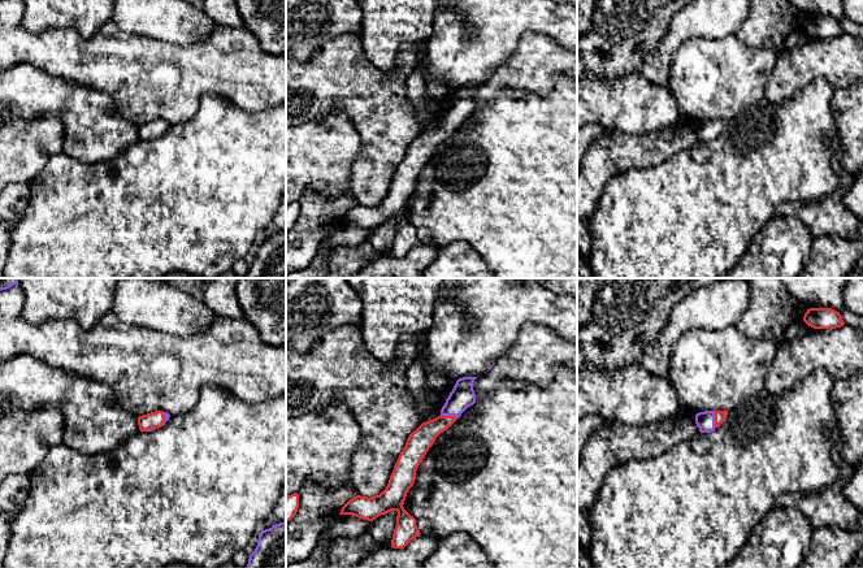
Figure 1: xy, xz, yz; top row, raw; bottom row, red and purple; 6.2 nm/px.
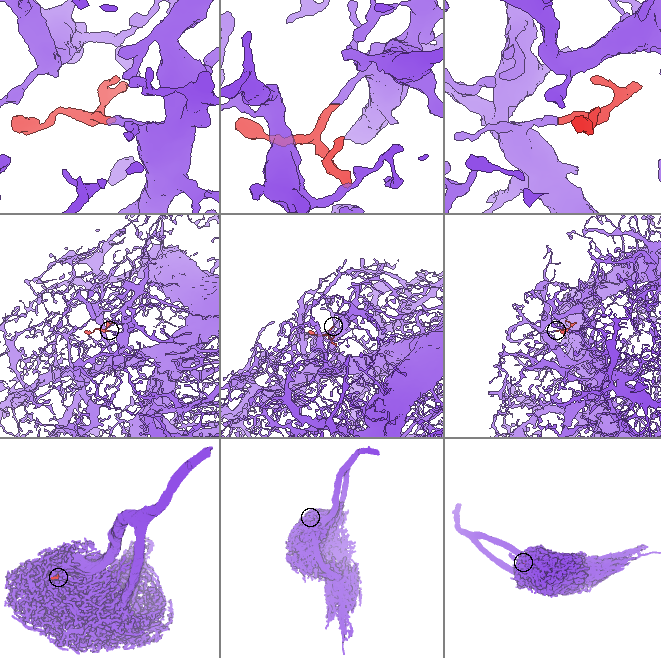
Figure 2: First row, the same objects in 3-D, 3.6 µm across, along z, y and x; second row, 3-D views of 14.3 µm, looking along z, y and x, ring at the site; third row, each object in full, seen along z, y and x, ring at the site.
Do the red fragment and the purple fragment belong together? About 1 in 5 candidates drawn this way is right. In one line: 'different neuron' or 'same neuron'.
same neuron

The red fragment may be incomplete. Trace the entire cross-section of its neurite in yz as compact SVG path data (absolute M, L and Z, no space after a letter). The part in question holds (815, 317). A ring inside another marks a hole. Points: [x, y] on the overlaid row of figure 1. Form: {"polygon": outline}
{"polygon": "M810 308L803 321L814 329L836 329L845 325L840 312L832 308Z"}

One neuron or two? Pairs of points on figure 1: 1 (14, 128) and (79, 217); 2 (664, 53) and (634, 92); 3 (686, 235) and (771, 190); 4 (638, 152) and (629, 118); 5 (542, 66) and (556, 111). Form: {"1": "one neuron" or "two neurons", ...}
{"1": "two neurons", "2": "two neurons", "3": "one neuron", "4": "two neurons", "5": "two neurons"}

